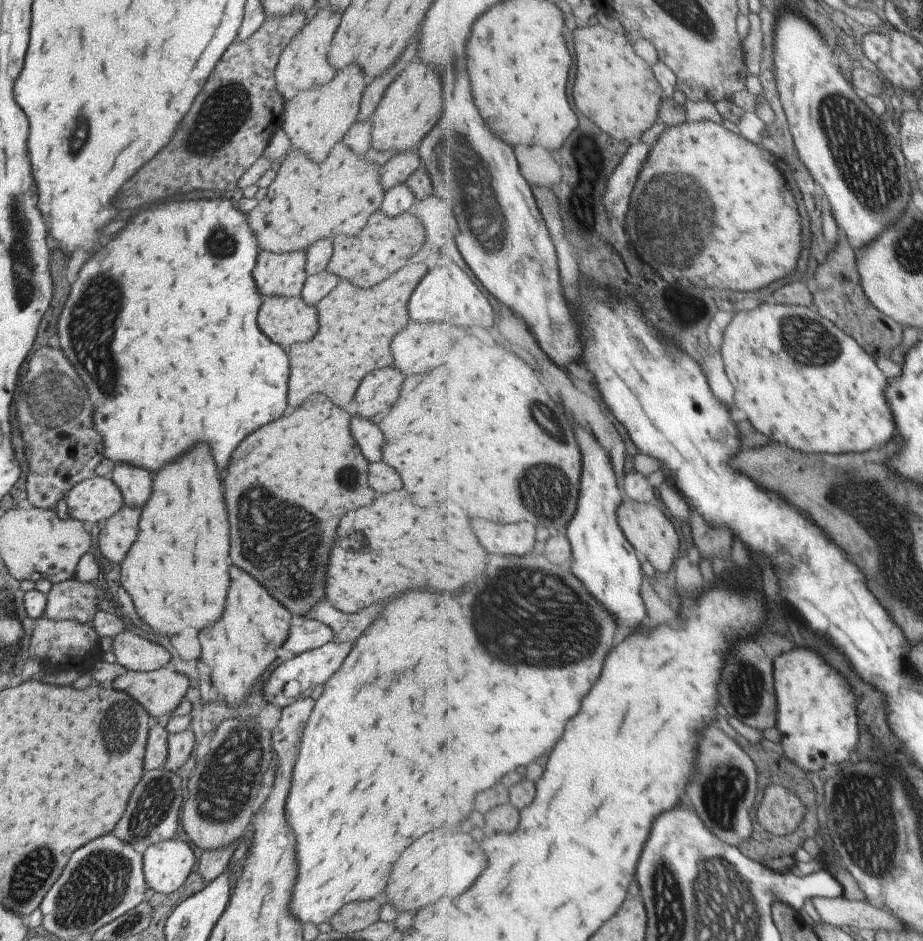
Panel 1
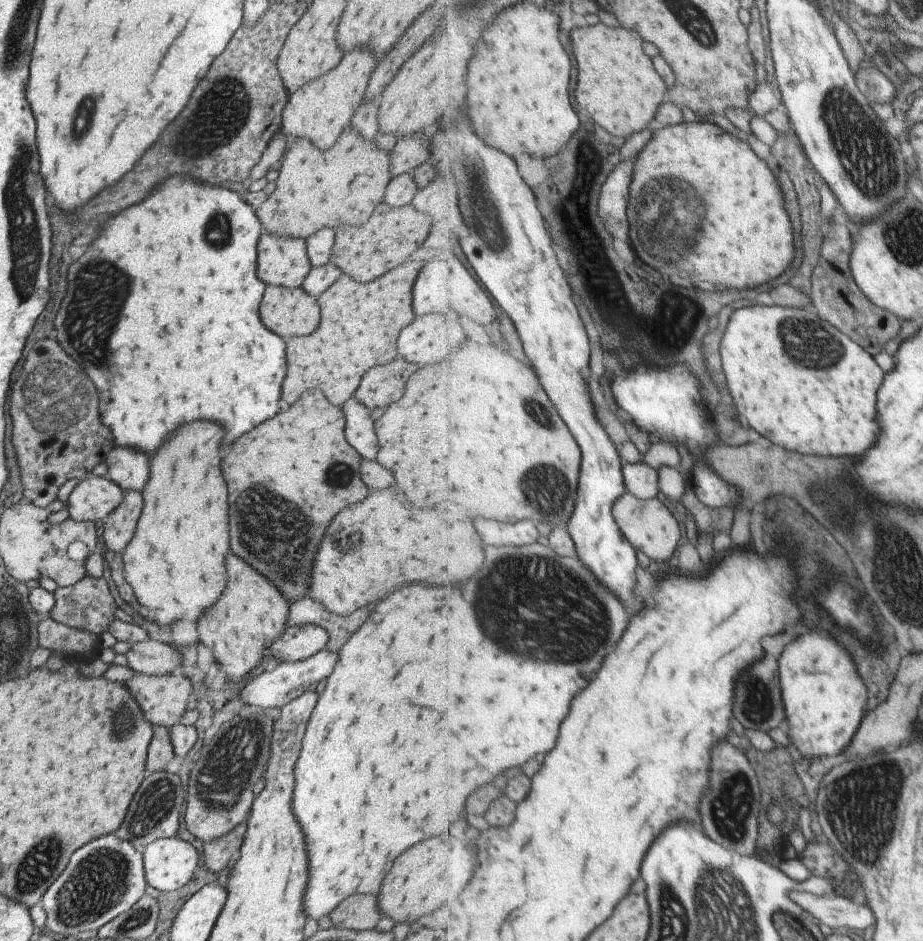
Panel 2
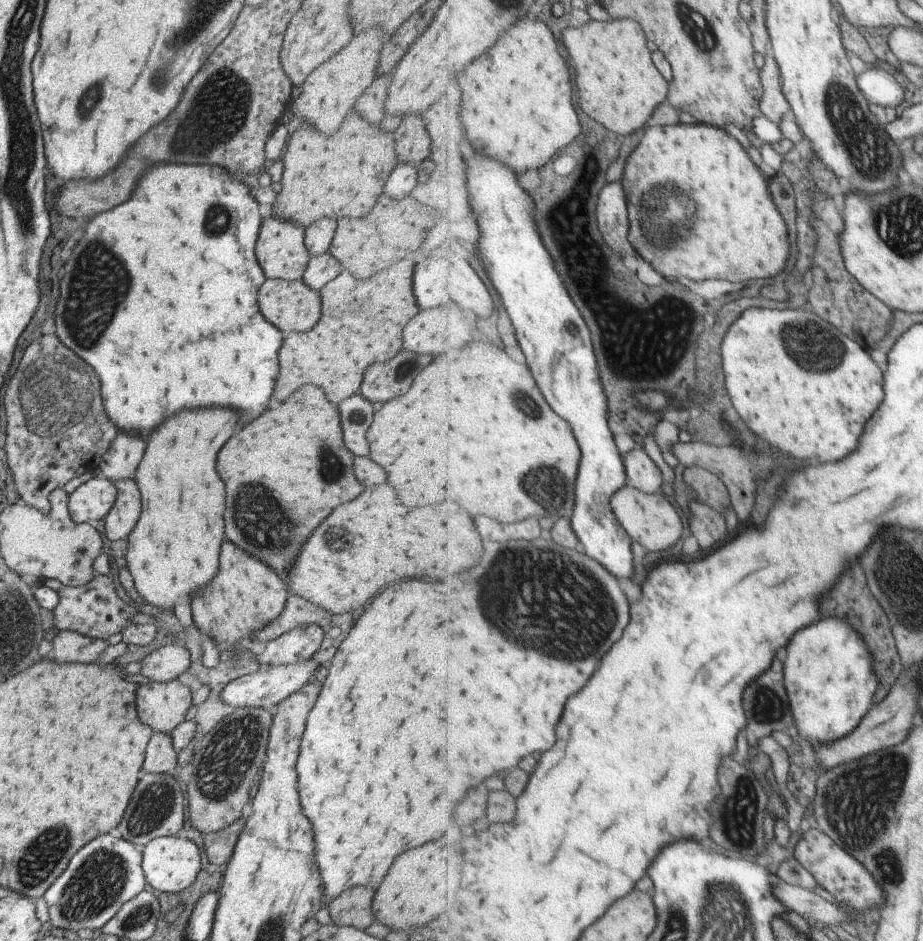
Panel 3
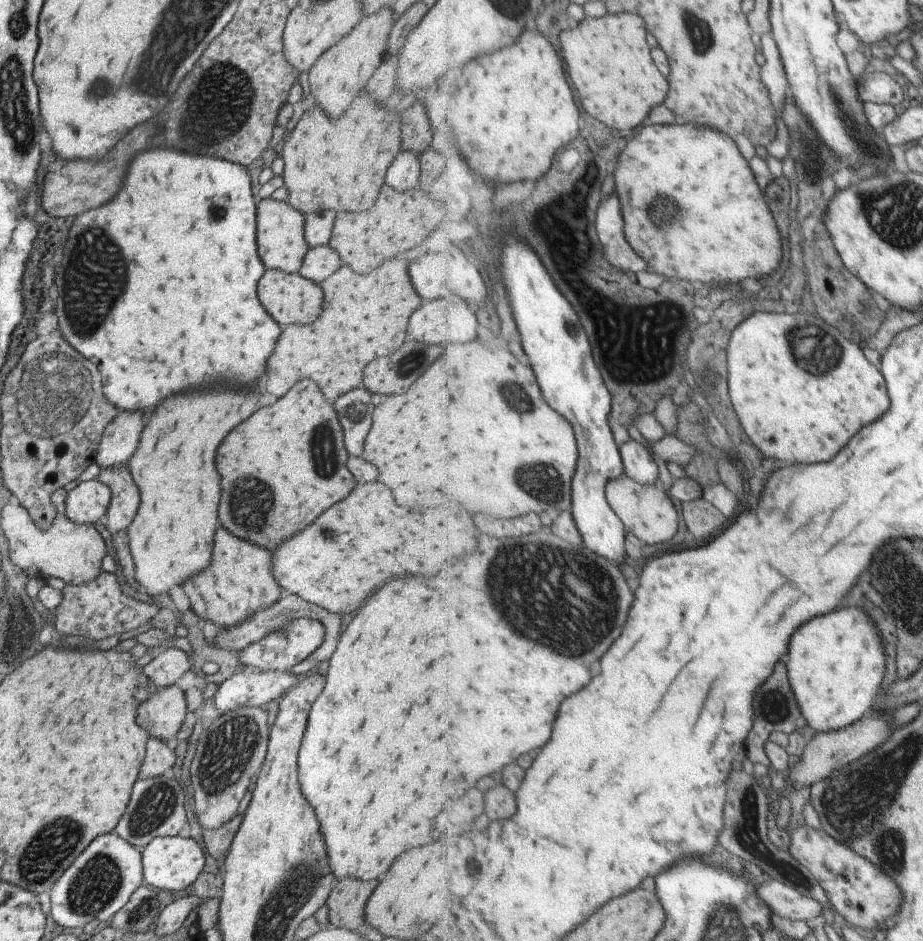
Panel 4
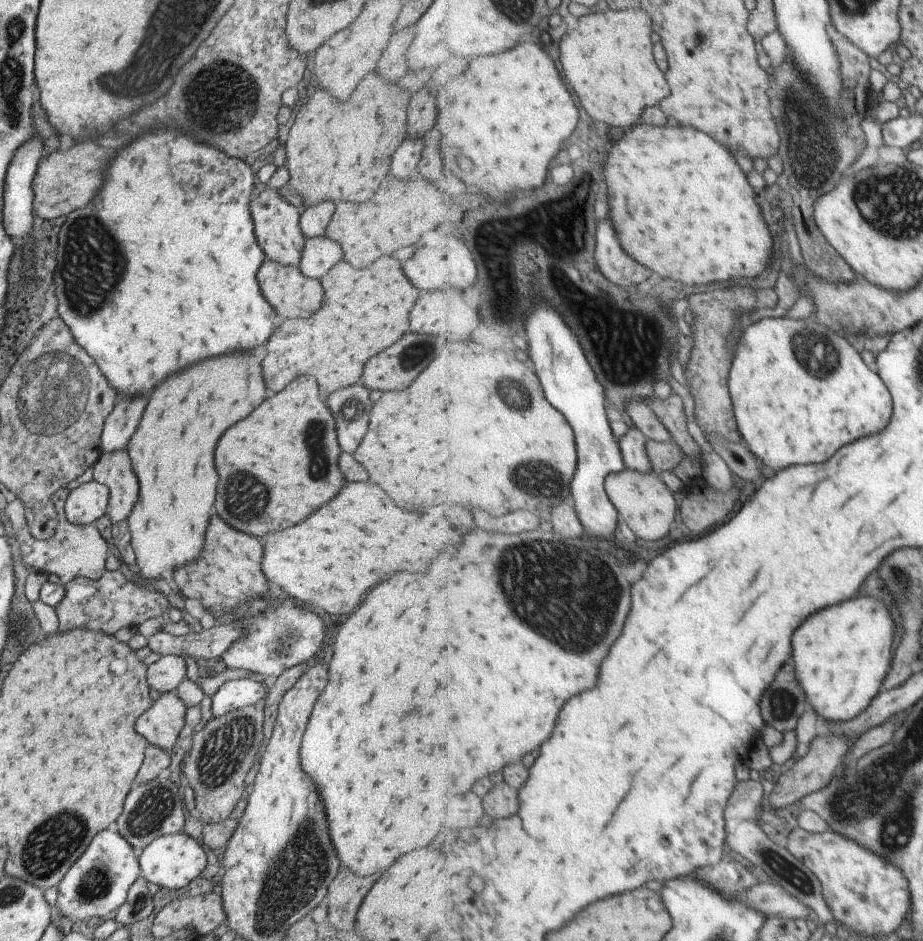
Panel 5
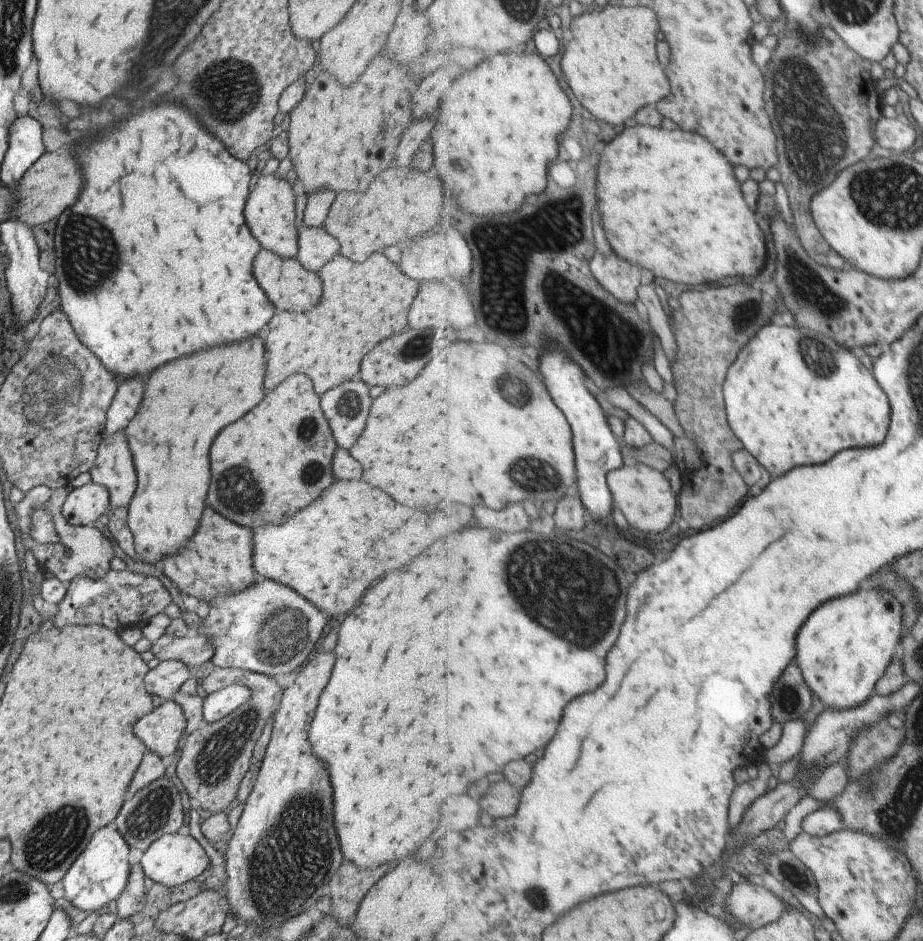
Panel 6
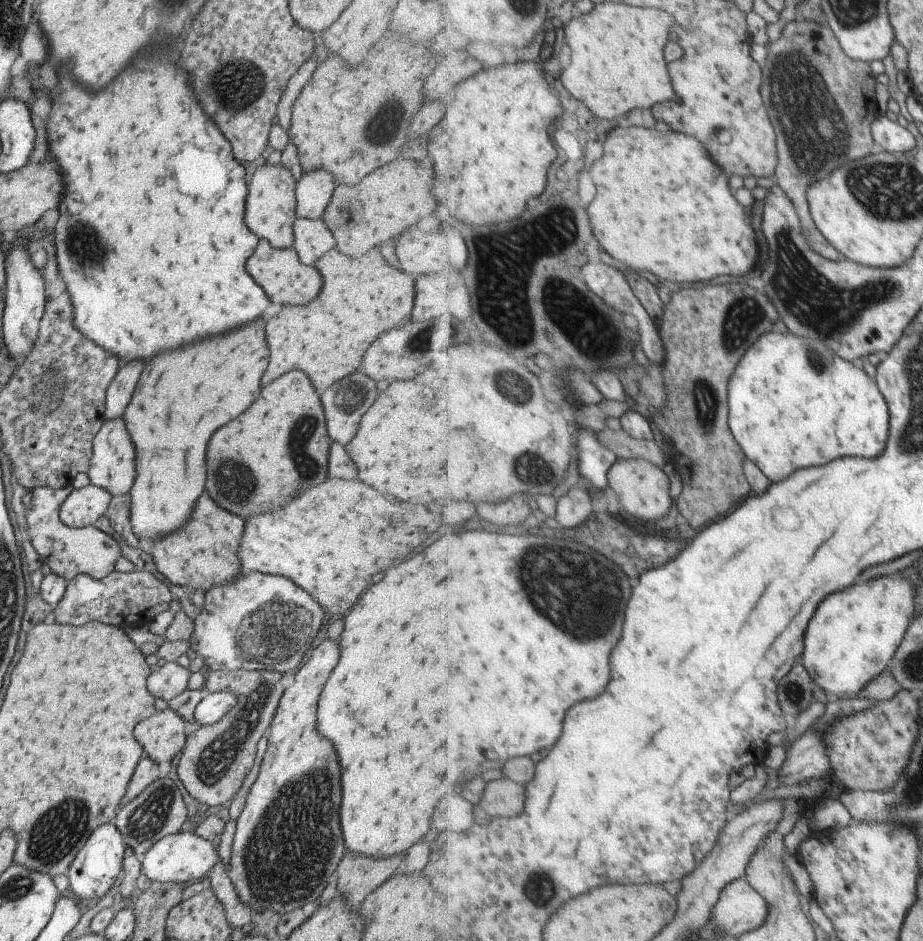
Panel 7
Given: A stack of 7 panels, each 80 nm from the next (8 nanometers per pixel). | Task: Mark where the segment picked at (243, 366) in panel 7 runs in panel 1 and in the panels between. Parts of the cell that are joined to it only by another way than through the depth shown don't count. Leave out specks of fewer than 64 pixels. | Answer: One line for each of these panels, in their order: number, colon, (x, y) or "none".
1: (176, 572)
2: (174, 563)
3: (172, 550)
4: (170, 539)
5: (171, 450)
6: (185, 403)

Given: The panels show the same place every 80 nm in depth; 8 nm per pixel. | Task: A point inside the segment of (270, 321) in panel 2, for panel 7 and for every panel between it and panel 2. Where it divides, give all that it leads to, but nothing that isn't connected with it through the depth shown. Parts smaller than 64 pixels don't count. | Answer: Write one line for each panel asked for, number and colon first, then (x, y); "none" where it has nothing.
3: (290, 306)
4: (288, 298)
5: (284, 287)
6: (288, 286)
7: (280, 274)

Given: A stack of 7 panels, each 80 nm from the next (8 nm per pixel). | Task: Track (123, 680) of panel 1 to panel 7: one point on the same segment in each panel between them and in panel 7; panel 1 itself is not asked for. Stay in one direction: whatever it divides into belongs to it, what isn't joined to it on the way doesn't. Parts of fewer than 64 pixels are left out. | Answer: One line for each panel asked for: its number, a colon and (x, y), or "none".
2: (162, 699)
3: (161, 706)
4: (161, 714)
5: (160, 724)
6: (159, 730)
7: (162, 735)

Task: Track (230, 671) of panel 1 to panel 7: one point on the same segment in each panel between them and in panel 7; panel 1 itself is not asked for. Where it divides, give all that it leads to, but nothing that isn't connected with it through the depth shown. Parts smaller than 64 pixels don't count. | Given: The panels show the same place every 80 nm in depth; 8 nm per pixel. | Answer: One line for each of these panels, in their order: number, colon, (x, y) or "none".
2: (250, 613)
3: (244, 593)
4: (238, 582)
5: (227, 572)
6: (217, 560)
7: (202, 553)

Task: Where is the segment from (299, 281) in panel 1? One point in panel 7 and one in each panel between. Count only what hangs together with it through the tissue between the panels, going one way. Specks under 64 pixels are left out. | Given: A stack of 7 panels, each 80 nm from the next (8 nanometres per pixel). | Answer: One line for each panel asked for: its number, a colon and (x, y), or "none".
2: (282, 260)
3: (279, 249)
4: (280, 243)
5: (275, 224)
6: (269, 212)
7: (269, 211)

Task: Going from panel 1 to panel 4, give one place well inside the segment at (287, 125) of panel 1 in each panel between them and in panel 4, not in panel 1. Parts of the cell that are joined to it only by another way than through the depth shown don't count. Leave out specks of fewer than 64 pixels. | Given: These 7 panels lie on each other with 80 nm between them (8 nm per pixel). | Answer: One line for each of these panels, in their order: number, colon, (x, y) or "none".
2: (318, 111)
3: (328, 93)
4: (334, 79)

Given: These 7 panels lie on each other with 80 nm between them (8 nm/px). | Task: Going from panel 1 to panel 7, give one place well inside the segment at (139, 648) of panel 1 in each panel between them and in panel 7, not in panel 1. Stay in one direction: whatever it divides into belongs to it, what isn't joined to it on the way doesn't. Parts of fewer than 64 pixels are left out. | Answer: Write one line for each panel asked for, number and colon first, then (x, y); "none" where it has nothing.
2: (151, 657)
3: (164, 664)
4: (168, 664)
5: (163, 676)
6: (163, 680)
7: (165, 682)

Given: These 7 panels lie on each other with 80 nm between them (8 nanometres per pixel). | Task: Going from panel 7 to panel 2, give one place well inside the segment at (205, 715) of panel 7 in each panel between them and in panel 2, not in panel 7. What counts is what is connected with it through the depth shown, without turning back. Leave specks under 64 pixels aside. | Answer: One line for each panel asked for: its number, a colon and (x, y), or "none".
2: (274, 687)
3: (267, 686)
4: (248, 688)
5: (240, 692)
6: (217, 703)

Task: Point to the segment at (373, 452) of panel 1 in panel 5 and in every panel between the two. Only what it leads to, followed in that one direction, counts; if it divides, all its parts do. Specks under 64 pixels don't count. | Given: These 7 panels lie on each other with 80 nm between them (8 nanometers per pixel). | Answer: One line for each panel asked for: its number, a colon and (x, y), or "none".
2: (358, 430)
3: (355, 411)
4: (353, 409)
5: (349, 407)

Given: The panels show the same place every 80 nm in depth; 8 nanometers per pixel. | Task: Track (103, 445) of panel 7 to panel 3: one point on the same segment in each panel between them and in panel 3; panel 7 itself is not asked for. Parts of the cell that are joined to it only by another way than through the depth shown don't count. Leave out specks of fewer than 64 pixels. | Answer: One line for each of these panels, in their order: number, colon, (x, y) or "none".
3: (119, 520)
4: (123, 502)
5: (112, 469)
6: (112, 468)

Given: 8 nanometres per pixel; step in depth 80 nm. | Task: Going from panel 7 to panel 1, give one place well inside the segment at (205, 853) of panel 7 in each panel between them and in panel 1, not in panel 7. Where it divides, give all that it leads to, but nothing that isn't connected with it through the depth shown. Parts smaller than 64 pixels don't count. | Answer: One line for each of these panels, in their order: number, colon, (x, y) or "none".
1: (165, 865)
2: (168, 864)
3: (169, 864)
4: (171, 862)
5: (172, 861)
6: (173, 859)

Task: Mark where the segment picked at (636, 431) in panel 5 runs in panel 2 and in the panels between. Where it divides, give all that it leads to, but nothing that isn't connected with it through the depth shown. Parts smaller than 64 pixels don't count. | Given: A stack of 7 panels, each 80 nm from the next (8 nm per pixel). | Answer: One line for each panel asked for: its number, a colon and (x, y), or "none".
2: (642, 480)
3: (642, 471)
4: (639, 460)

